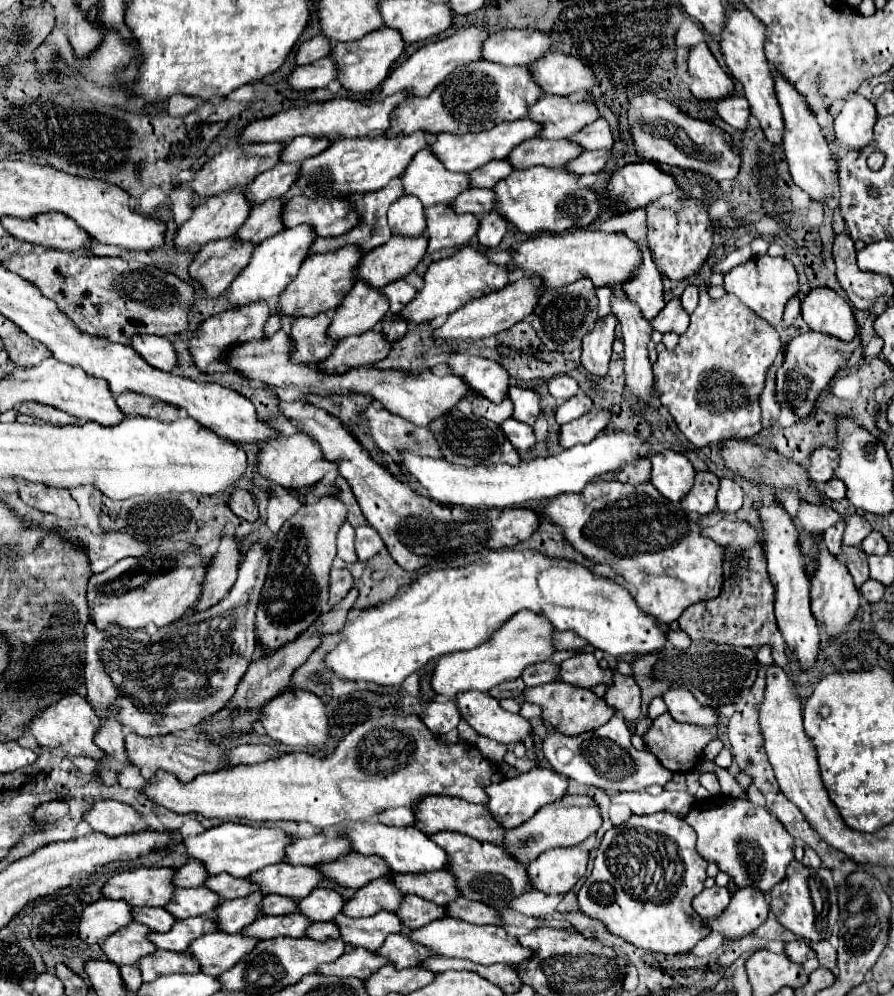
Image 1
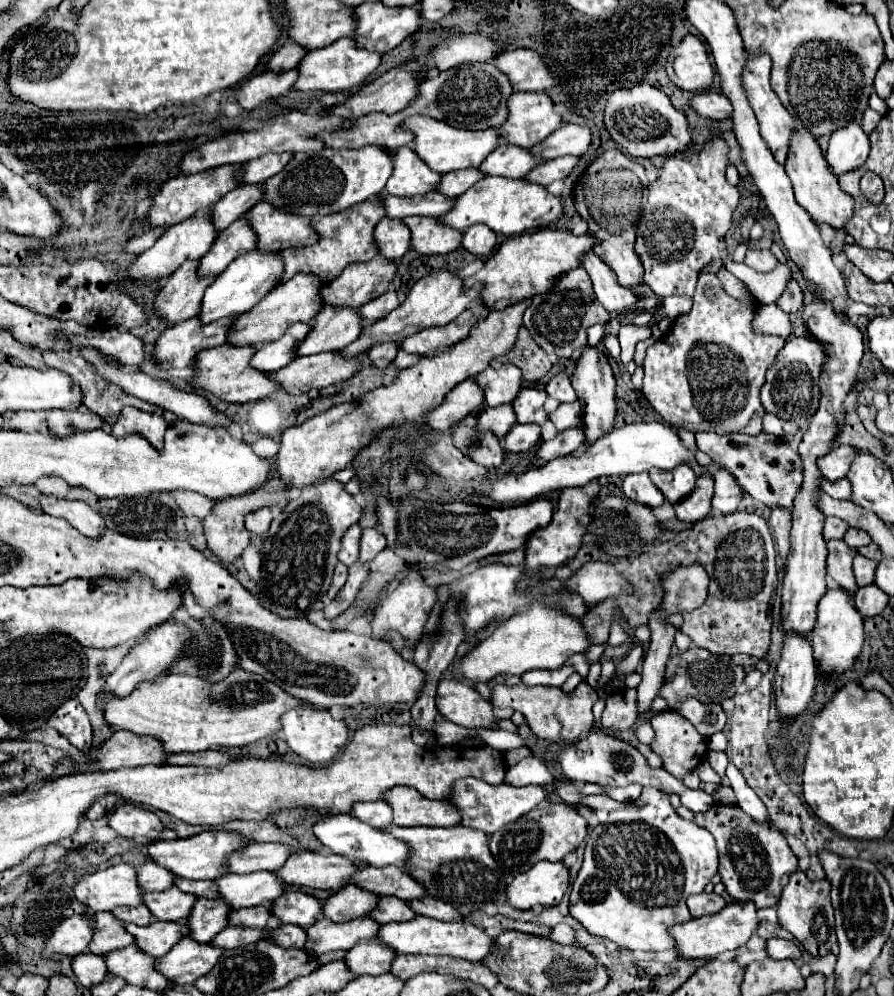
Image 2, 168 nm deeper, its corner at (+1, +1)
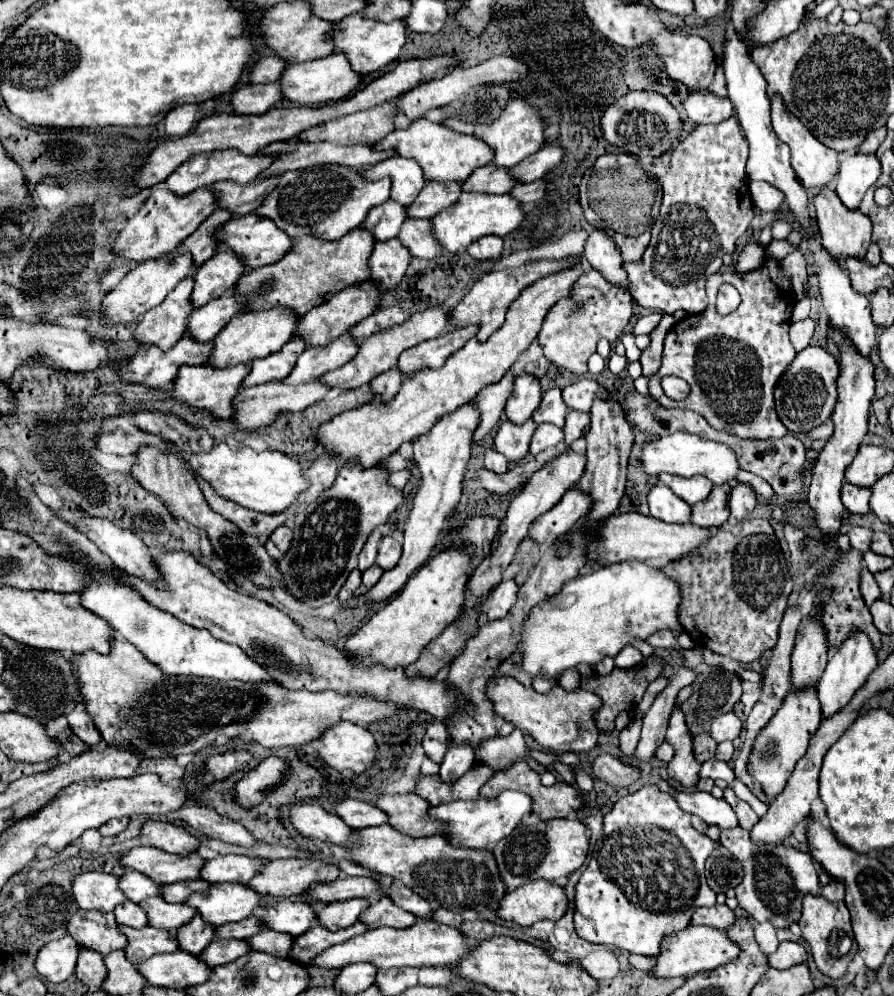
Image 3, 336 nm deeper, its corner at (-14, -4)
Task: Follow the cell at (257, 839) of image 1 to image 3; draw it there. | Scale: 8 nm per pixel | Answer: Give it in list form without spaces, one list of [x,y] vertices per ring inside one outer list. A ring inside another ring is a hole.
[[[138,846],[122,856],[122,864],[126,868],[144,872],[146,876],[152,876],[152,880],[160,880],[162,884],[172,884],[172,882],[180,882],[180,880],[200,880],[200,870],[202,870],[204,862],[206,860],[198,852],[190,852],[184,856],[184,854],[170,854],[170,852],[164,852],[154,846]]]

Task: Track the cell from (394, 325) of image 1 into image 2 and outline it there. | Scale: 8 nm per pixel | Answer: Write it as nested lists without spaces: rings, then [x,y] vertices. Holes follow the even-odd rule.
[[[379,343],[377,347],[371,347],[371,351],[367,353],[369,361],[377,367],[377,369],[385,369],[397,355],[397,343]]]

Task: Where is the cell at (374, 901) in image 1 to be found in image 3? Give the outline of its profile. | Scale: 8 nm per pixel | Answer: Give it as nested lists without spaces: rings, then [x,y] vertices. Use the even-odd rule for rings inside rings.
[[[352,898],[352,900],[344,900],[344,902],[330,902],[326,904],[320,914],[318,914],[318,922],[324,924],[328,930],[342,930],[342,928],[350,928],[354,922],[358,922],[360,914],[370,906],[370,902],[366,898]]]

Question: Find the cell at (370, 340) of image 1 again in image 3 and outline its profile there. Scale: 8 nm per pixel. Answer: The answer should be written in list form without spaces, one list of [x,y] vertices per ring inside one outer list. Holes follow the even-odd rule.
[[[314,378],[306,384],[298,384],[298,386],[288,386],[280,380],[276,382],[266,382],[260,386],[252,386],[252,388],[244,388],[238,392],[234,404],[236,404],[236,420],[244,430],[252,430],[252,428],[260,428],[260,426],[268,426],[276,420],[278,412],[296,412],[296,410],[304,410],[308,406],[312,406],[314,402],[322,400],[328,394],[330,386],[326,386],[320,378]]]

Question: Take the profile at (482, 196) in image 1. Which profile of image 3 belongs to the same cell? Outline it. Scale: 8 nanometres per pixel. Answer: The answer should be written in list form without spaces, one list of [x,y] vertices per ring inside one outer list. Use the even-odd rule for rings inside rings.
[[[386,200],[384,204],[372,208],[372,212],[364,220],[364,228],[374,234],[376,240],[396,238],[404,220],[408,220],[408,206],[402,206],[396,200]]]

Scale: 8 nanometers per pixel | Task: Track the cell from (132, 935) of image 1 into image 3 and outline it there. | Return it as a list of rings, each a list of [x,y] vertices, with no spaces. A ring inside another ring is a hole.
[[[78,910],[68,922],[68,934],[72,934],[74,940],[80,940],[84,948],[100,954],[110,954],[128,946],[128,938],[120,932],[114,912]]]

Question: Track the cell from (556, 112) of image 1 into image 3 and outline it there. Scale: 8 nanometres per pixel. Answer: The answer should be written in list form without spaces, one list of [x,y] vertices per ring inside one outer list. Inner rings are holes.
[[[514,98],[504,112],[500,114],[500,120],[496,120],[496,124],[490,124],[488,128],[484,126],[476,126],[476,136],[482,138],[484,142],[488,142],[494,150],[494,164],[498,166],[506,166],[512,168],[516,164],[520,164],[522,160],[526,160],[530,154],[538,152],[542,146],[546,146],[546,122],[540,116],[540,110],[536,106],[530,106],[526,102],[526,98]]]

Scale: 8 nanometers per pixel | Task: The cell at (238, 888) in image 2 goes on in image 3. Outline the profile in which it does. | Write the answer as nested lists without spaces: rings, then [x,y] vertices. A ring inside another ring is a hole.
[[[224,882],[212,884],[208,894],[192,894],[186,902],[196,908],[204,920],[214,926],[222,926],[226,922],[238,922],[252,916],[254,908],[266,906],[266,896],[246,884]]]

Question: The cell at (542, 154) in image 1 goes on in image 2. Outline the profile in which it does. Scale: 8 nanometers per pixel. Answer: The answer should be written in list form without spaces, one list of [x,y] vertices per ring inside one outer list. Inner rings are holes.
[[[499,143],[495,151],[491,151],[485,157],[485,161],[479,165],[479,171],[485,177],[497,175],[497,177],[507,177],[507,179],[523,179],[539,163],[541,159],[531,155],[527,149]]]

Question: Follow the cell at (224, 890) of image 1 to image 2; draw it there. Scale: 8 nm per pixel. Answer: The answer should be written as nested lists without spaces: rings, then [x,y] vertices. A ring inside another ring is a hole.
[[[175,879],[175,885],[179,891],[193,893],[195,897],[217,897],[217,887],[213,881],[187,881],[187,879]]]

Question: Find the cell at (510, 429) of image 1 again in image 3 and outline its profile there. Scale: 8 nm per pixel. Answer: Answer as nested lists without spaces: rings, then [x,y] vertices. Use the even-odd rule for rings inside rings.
[[[538,424],[532,442],[530,442],[530,454],[538,454],[546,448],[558,446],[564,440],[564,432],[562,428],[556,428],[552,424]]]

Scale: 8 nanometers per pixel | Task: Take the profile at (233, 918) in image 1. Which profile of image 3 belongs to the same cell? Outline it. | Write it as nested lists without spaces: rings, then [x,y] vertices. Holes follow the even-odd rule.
[[[196,914],[188,924],[178,928],[178,936],[180,936],[180,950],[192,952],[198,956],[214,940],[216,926],[208,924],[200,914]]]

